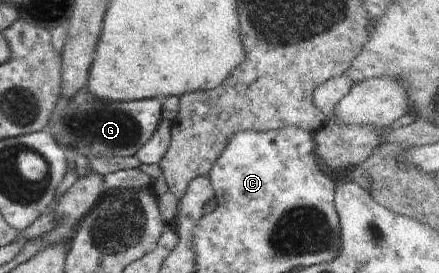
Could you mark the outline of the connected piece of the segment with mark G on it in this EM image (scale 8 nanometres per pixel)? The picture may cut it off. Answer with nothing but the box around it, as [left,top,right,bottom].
[43,89,162,158]

